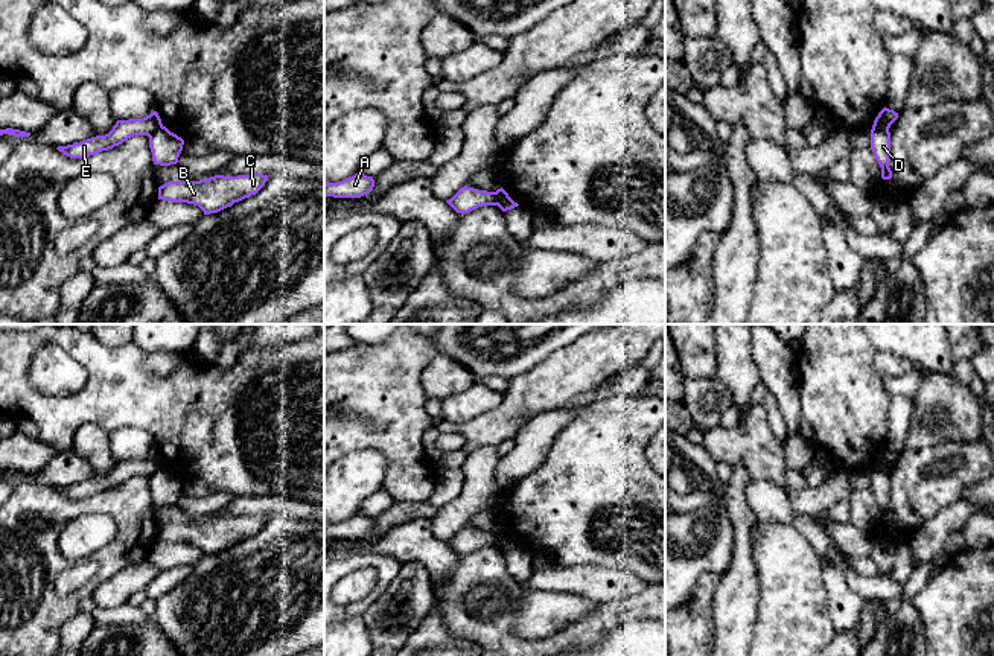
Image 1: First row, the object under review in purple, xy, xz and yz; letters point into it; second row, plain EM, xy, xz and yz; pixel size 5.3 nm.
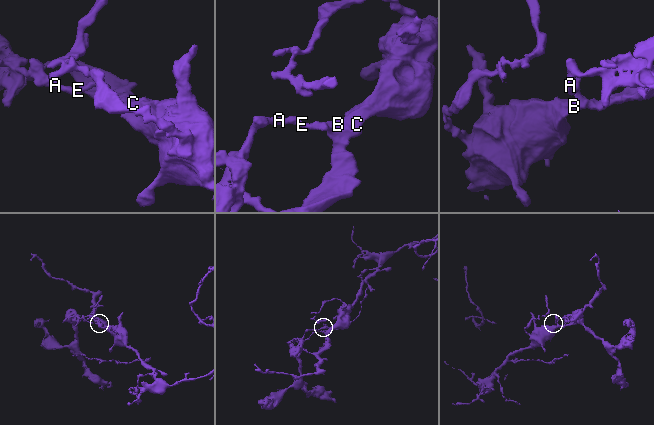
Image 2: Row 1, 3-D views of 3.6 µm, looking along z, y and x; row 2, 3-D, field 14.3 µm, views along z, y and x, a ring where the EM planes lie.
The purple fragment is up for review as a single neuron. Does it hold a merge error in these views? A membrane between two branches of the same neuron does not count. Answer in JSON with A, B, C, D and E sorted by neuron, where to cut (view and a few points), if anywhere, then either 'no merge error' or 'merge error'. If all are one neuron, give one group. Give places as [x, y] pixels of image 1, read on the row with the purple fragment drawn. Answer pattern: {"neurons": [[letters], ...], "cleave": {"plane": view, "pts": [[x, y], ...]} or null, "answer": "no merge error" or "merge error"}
{"neurons": [["A", "E"], ["B", "C", "D"]], "cleave": {"plane": "yz", "pts": [[872, 127], [888, 130]]}, "answer": "merge error"}

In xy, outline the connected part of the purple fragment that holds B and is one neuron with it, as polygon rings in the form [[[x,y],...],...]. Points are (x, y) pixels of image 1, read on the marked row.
[[[215,175],[199,181],[169,181],[158,187],[158,199],[198,205],[204,215],[218,213],[256,195],[268,175]]]

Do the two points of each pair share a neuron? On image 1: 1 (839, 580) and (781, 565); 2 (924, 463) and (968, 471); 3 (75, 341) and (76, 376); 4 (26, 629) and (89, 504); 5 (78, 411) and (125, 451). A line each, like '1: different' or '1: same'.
1: different
2: same
3: different
4: same
5: different

